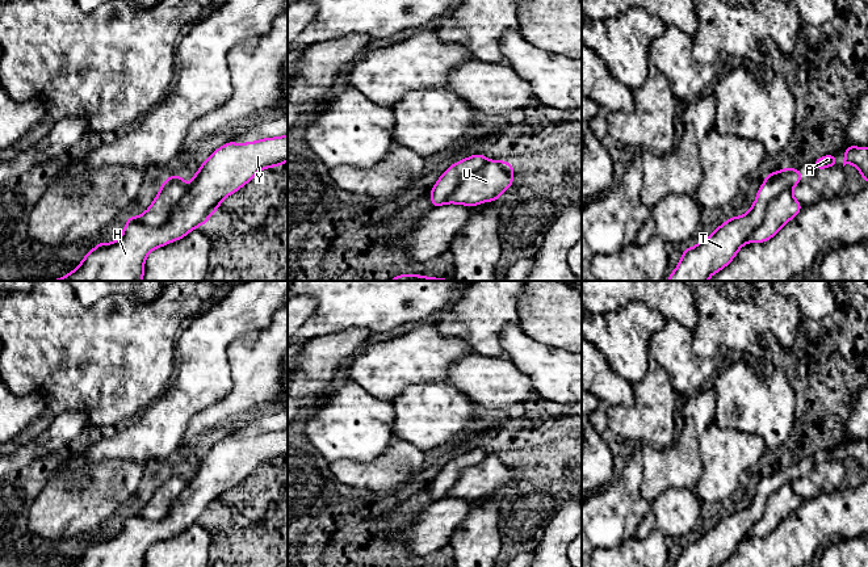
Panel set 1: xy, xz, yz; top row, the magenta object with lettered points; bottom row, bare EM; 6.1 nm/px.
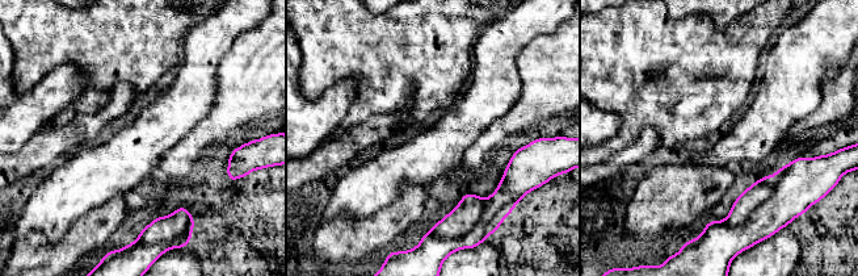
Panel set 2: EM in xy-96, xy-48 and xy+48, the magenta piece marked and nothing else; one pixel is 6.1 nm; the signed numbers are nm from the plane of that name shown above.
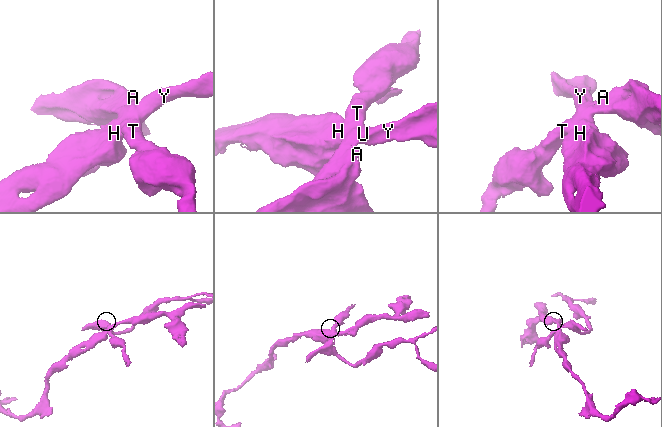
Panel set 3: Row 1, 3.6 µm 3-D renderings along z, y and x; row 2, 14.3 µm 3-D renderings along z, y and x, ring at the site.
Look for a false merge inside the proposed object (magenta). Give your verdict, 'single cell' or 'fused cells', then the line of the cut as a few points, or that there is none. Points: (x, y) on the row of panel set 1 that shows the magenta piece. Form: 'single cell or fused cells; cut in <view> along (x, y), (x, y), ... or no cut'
fused cells; cut in xy along (188, 185), (172, 214), (162, 225), (149, 226), (137, 217)

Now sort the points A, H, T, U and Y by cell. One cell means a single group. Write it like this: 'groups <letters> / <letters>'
groups A T / H U Y

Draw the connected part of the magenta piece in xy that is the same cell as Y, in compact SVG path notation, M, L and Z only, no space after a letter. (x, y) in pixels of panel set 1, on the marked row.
M288 135L259 139L248 143L227 142L217 148L210 158L201 163L200 169L192 176L192 184L188 185L186 193L176 205L171 218L160 227L151 227L142 222L138 217L130 215L123 227L122 235L113 243L97 243L80 261L79 266L58 280L50 281L143 281L144 261L147 255L163 245L183 239L194 228L206 224L207 219L215 213L221 202L238 192L250 182L260 171L271 167L280 167L288 161Z

